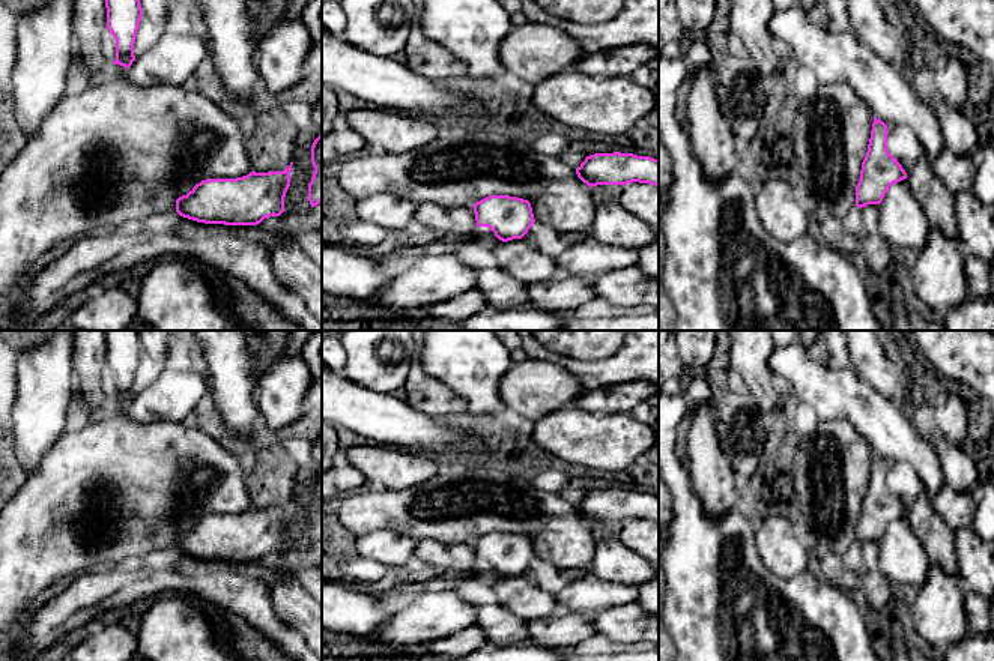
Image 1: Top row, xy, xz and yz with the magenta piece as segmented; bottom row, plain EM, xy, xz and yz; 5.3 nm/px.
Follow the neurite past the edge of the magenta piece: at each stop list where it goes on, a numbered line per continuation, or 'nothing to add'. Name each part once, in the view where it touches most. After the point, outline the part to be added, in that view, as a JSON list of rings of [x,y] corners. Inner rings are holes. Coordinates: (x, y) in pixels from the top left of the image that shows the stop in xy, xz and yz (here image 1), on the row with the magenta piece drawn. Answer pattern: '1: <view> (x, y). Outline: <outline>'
1: xy (296, 208). Outline: [[[322,99],[313,105],[311,119],[316,126],[316,132],[305,141],[295,140],[292,147],[292,170],[290,186],[284,197],[284,212],[278,216],[280,227],[275,236],[280,240],[299,239],[307,233],[320,234],[319,227],[302,228],[302,221],[313,212],[308,201],[308,183],[311,182],[314,167],[311,164],[311,146],[314,140],[322,134]]]

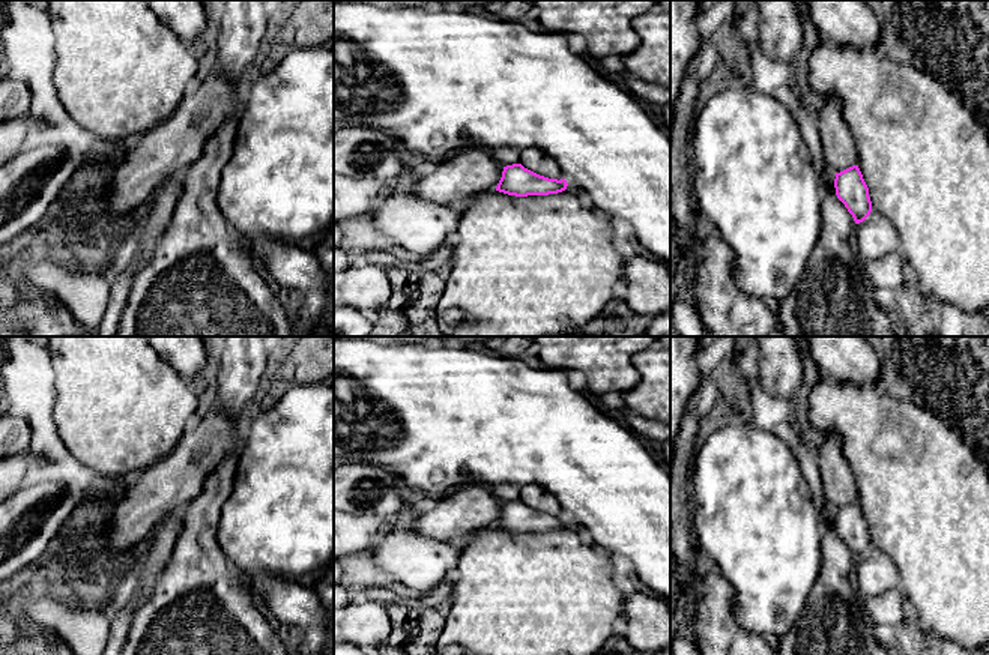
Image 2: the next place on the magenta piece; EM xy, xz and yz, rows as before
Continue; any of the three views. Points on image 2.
1: xz (472, 172). Outline: [[[466,149],[454,158],[439,162],[434,173],[421,177],[415,183],[412,195],[448,206],[494,191],[502,171],[504,167],[493,158],[491,150]]]

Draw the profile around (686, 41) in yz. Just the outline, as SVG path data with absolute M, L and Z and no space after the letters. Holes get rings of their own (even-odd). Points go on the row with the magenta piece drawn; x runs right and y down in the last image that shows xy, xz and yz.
M670 0L670 128L675 102L688 63L700 51L703 39L697 30L700 0Z

